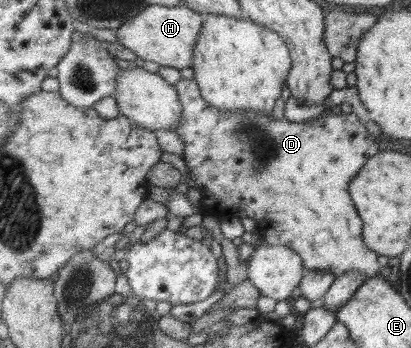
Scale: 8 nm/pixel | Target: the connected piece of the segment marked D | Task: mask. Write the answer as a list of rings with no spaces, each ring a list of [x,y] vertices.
[[[180,79],[173,84],[174,90],[177,91],[178,102],[181,103],[181,119],[177,122],[177,125],[173,128],[173,131],[178,135],[178,138],[182,141],[182,154],[181,158],[187,168],[187,179],[185,183],[188,187],[195,188],[200,194],[199,202],[201,202],[202,215],[212,215],[218,221],[224,219],[230,219],[236,217],[240,219],[247,216],[252,220],[258,221],[258,226],[262,226],[260,219],[264,219],[264,230],[262,230],[262,240],[264,244],[270,246],[282,245],[291,248],[302,260],[304,270],[324,270],[328,272],[332,278],[338,278],[342,276],[344,272],[358,272],[358,274],[364,274],[364,281],[368,278],[380,277],[380,266],[377,263],[377,254],[372,252],[369,248],[366,248],[362,244],[362,238],[360,238],[360,218],[348,198],[348,192],[346,192],[346,186],[350,182],[350,178],[356,174],[356,170],[364,164],[366,158],[374,156],[378,152],[378,146],[374,144],[374,140],[368,136],[368,132],[364,130],[364,125],[358,120],[355,114],[341,113],[341,115],[334,115],[331,113],[323,115],[315,119],[309,119],[298,123],[289,122],[284,117],[280,120],[270,120],[266,115],[257,115],[252,111],[241,110],[218,110],[216,107],[210,106],[205,102],[200,95],[200,88],[193,79]]]

